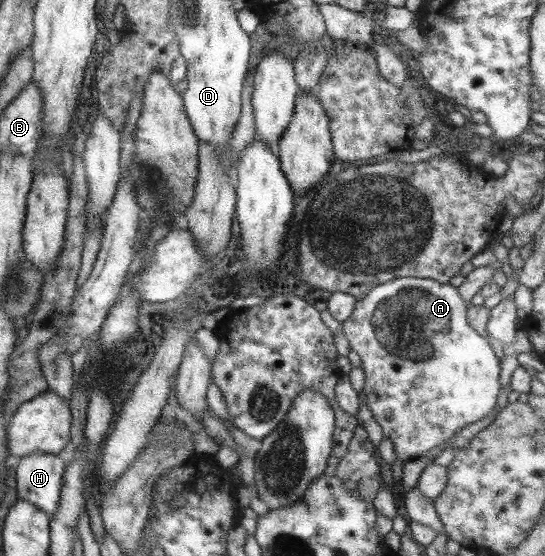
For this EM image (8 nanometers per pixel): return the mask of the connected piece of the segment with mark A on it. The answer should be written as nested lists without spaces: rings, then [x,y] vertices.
[[[414,276],[399,277],[371,287],[366,295],[354,303],[354,309],[350,311],[350,318],[339,323],[340,330],[347,339],[350,350],[359,355],[361,361],[359,365],[362,366],[362,373],[364,374],[364,387],[361,392],[366,397],[366,407],[368,407],[374,421],[380,425],[384,439],[388,439],[394,445],[394,451],[396,451],[396,457],[399,461],[421,456],[436,445],[444,443],[462,427],[482,419],[496,405],[496,395],[500,391],[500,383],[498,382],[500,365],[498,365],[498,359],[488,344],[488,337],[478,335],[466,322],[467,307],[467,302],[462,299],[458,289],[450,284],[438,283],[434,279],[418,279]]]

